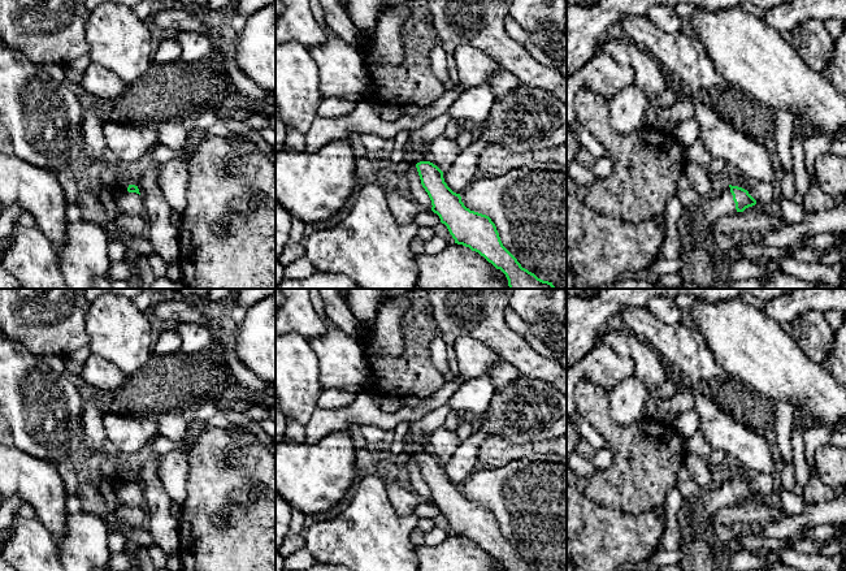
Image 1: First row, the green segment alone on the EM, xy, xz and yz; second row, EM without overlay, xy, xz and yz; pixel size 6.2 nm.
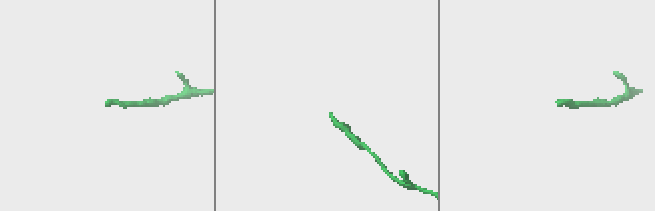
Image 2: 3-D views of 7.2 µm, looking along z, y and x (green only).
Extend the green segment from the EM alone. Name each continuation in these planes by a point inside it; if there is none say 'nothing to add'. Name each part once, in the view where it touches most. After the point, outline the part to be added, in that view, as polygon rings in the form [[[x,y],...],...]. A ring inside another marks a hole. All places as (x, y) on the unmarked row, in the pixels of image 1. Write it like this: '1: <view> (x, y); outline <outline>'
1: yz (698, 546); outline [[[728,476],[703,490],[687,503],[687,524],[682,535],[680,550],[681,571],[721,571],[716,558],[717,544],[711,533],[711,519],[725,507],[736,505],[736,494]]]

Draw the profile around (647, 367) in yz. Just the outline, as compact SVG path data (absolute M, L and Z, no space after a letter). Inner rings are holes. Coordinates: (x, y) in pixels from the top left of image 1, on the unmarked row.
M626 328L612 329L599 338L616 352L628 356L634 362L634 376L638 377L648 390L643 418L659 421L656 408L658 390L668 376L663 368L659 354L647 343L639 341L634 333Z

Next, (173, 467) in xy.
M177 449L157 458L159 476L173 503L182 505L186 499L190 453Z

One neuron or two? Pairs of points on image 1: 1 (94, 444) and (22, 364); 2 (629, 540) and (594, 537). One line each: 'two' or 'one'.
1: two
2: one

